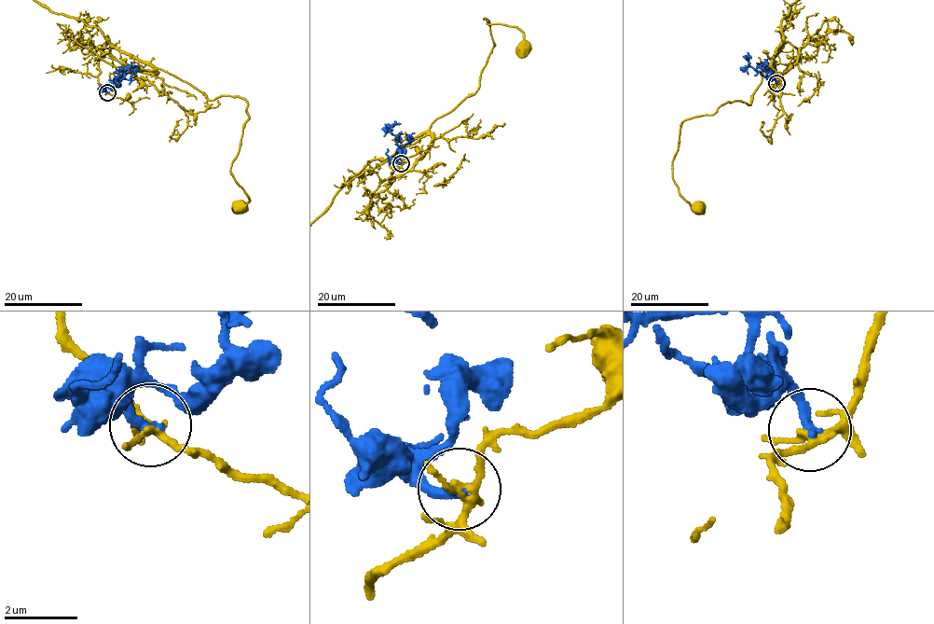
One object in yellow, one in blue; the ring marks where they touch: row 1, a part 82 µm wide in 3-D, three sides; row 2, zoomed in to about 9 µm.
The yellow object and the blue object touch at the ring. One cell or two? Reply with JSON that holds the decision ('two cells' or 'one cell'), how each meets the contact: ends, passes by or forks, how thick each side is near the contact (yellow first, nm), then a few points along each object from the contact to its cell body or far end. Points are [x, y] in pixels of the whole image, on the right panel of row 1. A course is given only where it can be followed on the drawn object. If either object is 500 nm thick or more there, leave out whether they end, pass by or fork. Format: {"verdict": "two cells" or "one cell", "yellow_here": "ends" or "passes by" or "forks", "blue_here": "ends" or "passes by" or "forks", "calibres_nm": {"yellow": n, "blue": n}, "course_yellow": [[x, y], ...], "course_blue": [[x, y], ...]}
{"verdict": "two cells", "yellow_here": "forks", "blue_here": "ends", "calibres_nm": {"yellow": 160, "blue": 280}, "course_yellow": [[776, 84], [798, 57], [785, 41], [750, 104], [726, 103], [683, 121], [672, 176], [696, 207]], "course_blue": [[776, 83], [768, 78], [768, 69], [756, 71], [750, 65], [748, 58], [751, 58]]}

